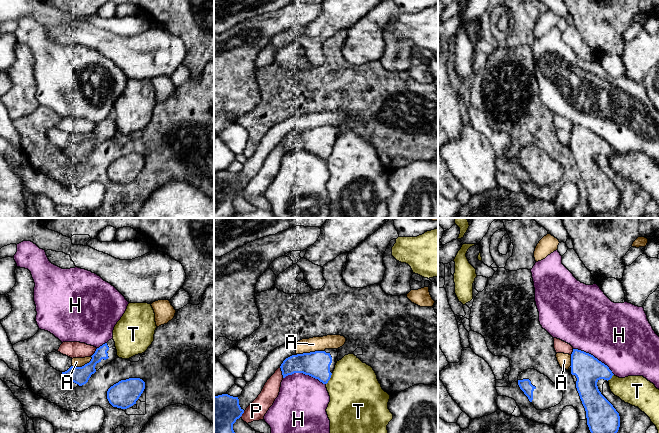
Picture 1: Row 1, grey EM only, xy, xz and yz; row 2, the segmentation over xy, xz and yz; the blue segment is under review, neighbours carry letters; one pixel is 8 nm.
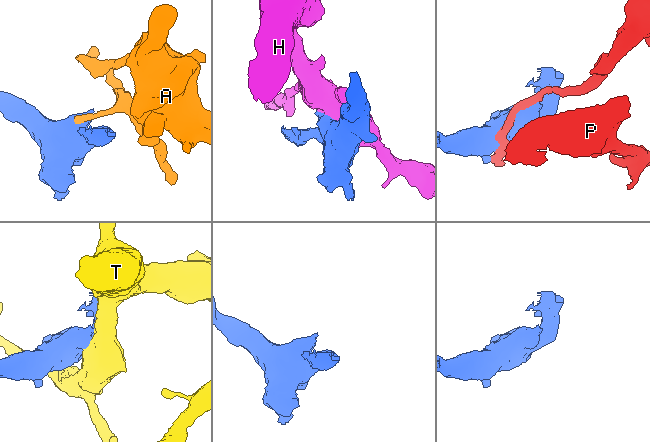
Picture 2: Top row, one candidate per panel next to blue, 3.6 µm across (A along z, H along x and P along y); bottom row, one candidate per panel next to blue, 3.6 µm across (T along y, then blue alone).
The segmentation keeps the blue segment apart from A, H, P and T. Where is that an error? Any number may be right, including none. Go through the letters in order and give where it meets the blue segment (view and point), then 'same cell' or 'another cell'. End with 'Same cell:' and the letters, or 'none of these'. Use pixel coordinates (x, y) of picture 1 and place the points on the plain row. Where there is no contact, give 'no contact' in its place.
A: contact xz (310, 128); another cell
H: contact yz (593, 132); another cell
P: contact xz (282, 148); another cell
T: contact xz (329, 155); another cell
Same cell: none of these

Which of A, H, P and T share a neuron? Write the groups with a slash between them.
A / H / P / T

